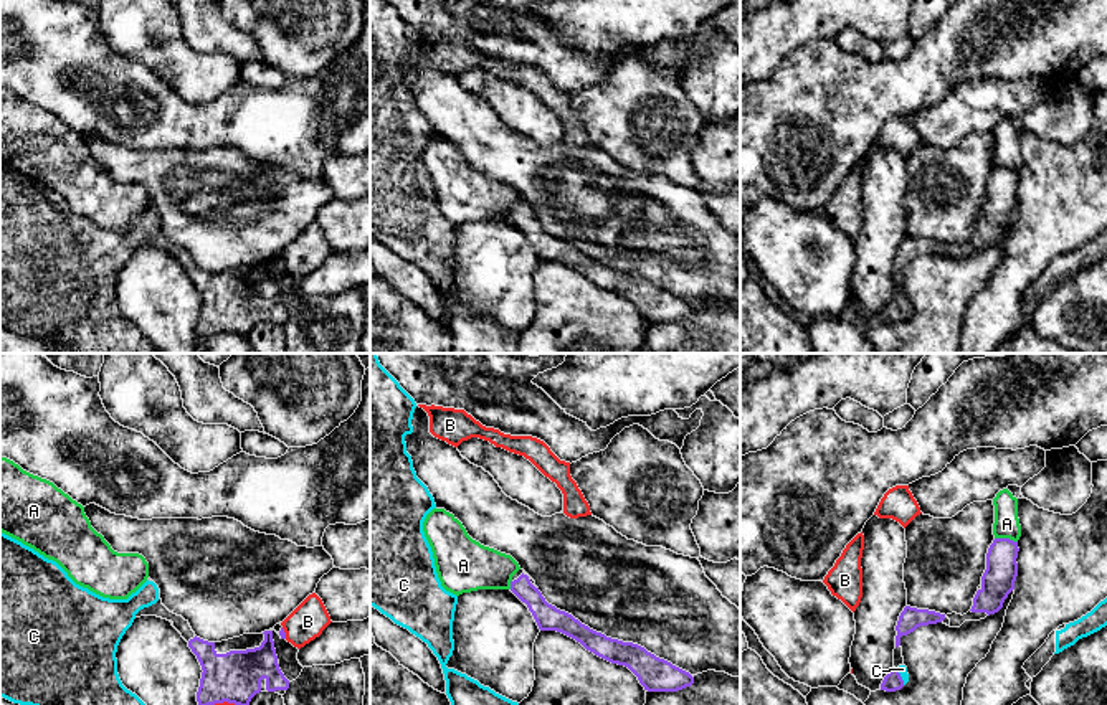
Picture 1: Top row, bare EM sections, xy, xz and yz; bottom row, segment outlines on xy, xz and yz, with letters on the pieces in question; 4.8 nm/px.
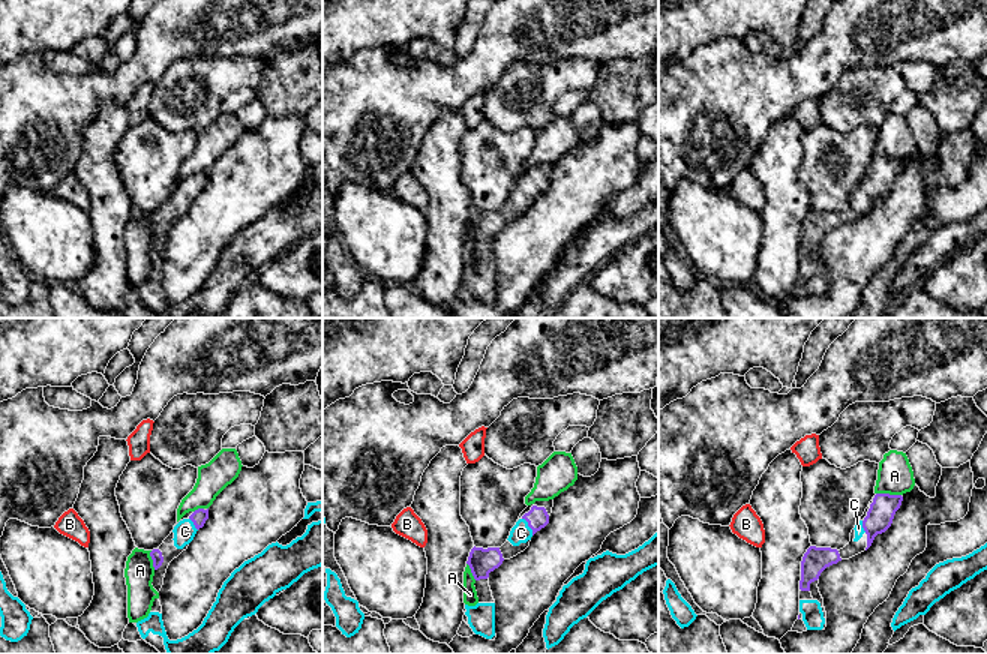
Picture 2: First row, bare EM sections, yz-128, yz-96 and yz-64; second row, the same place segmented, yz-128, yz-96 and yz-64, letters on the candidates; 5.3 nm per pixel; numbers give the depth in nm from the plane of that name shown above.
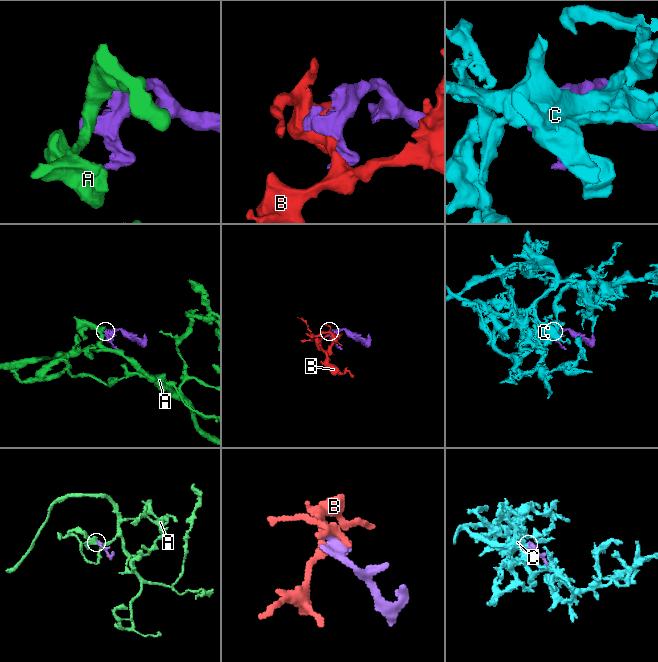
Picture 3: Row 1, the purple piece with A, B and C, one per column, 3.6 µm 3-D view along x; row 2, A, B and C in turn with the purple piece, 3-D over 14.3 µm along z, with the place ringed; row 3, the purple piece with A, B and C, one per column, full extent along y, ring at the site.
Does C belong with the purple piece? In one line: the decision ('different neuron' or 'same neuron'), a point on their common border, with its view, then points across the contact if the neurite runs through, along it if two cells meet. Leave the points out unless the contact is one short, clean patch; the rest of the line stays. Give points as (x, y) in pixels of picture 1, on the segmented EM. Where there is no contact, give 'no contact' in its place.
same neuron | yz (901, 677)

